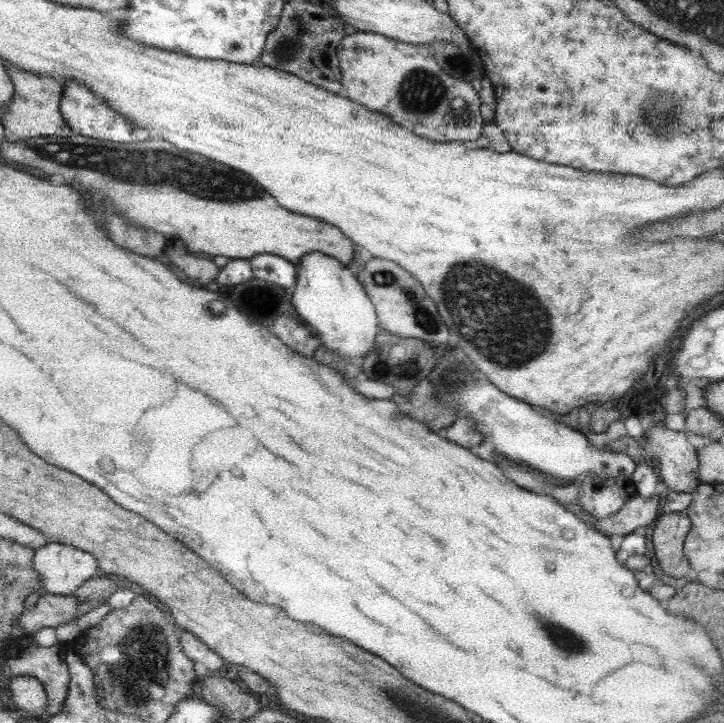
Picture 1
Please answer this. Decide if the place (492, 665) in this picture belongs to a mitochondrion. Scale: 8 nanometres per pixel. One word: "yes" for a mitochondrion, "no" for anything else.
no

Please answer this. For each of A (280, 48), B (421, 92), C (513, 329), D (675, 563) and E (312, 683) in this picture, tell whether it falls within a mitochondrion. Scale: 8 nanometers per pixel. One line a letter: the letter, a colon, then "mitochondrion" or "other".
A: mitochondrion
B: mitochondrion
C: mitochondrion
D: other
E: other

